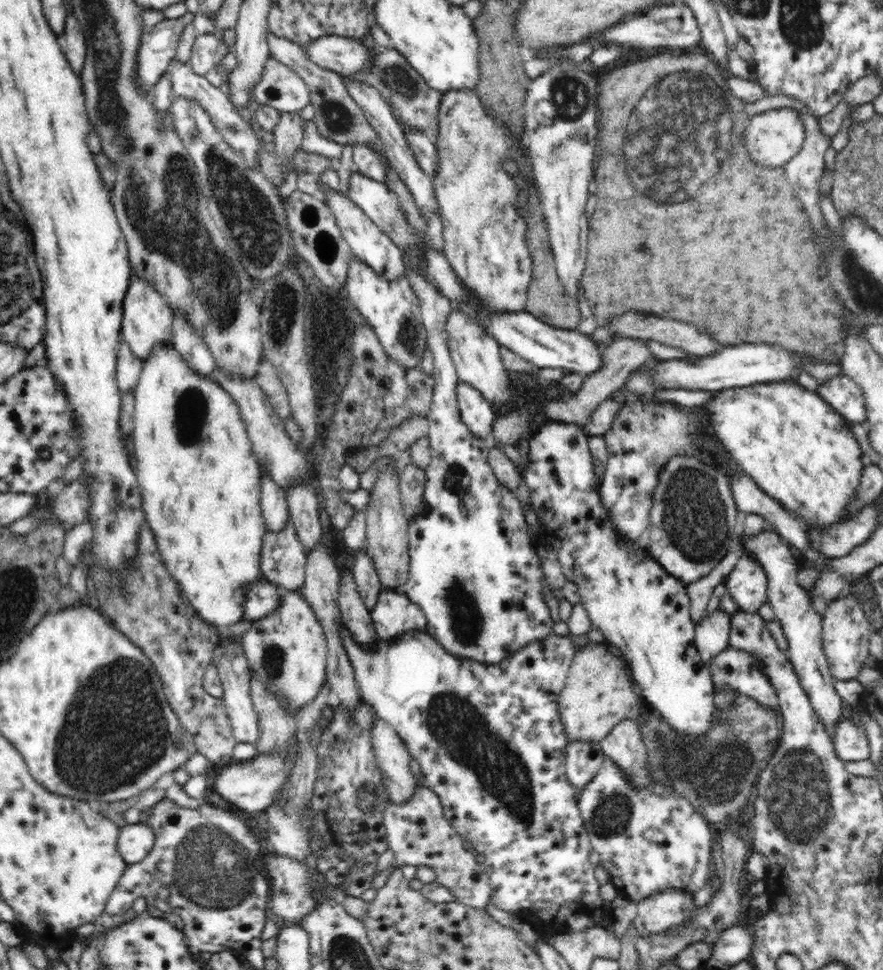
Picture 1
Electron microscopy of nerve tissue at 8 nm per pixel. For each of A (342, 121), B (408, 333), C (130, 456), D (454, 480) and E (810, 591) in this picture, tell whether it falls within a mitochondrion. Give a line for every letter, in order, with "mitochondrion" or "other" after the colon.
A: mitochondrion
B: mitochondrion
C: other
D: mitochondrion
E: other

